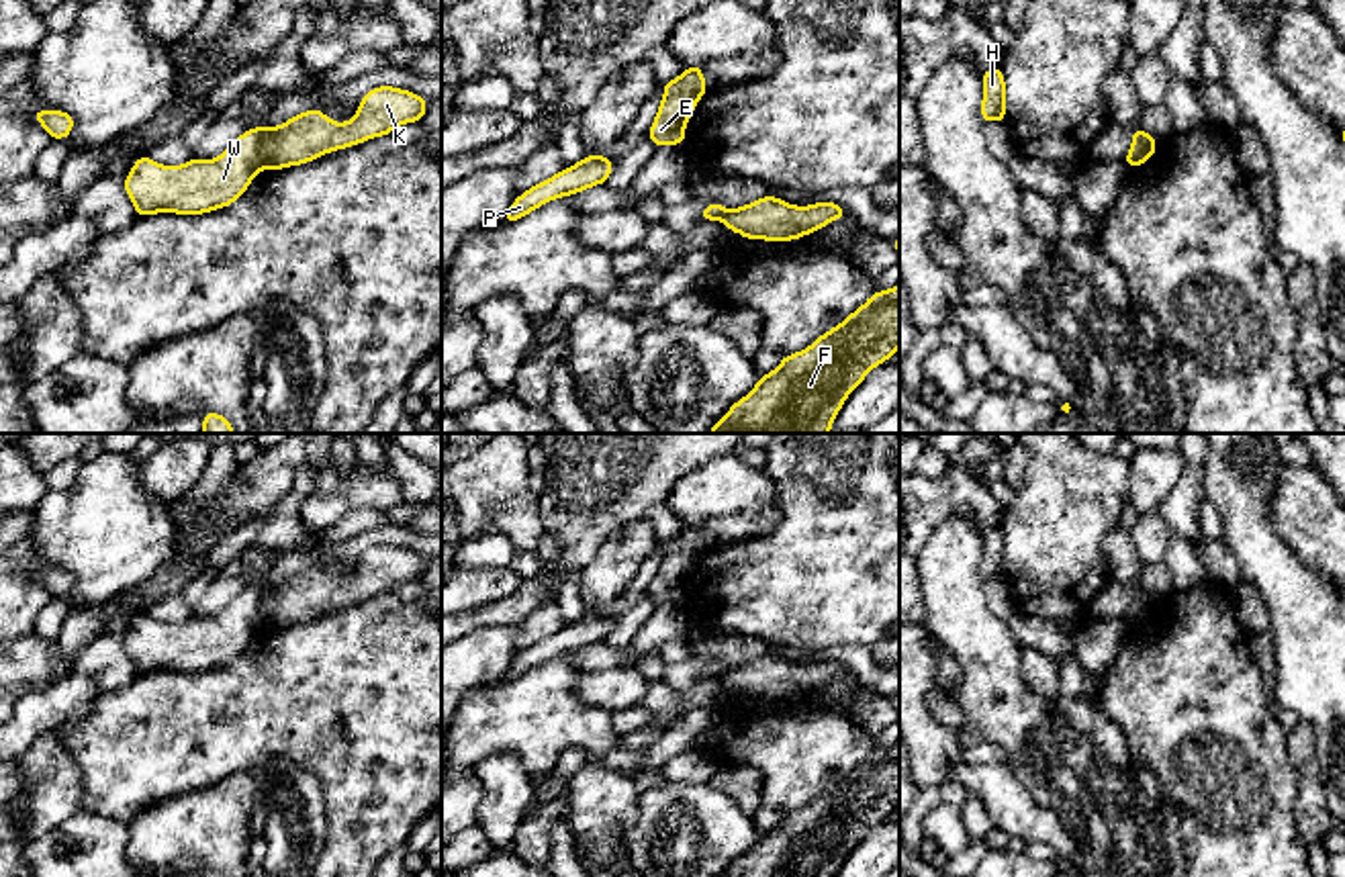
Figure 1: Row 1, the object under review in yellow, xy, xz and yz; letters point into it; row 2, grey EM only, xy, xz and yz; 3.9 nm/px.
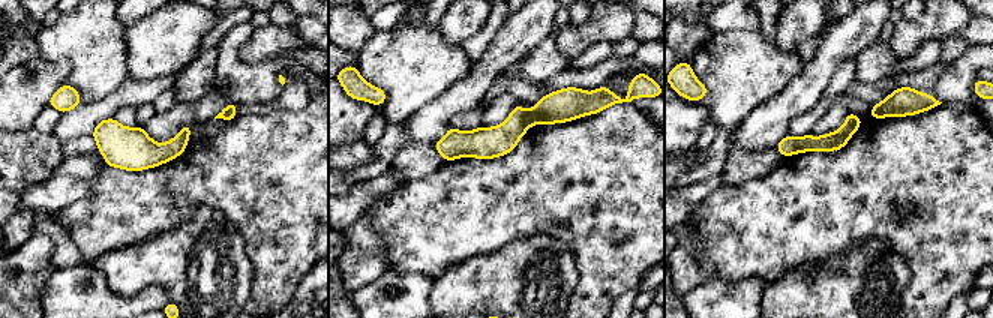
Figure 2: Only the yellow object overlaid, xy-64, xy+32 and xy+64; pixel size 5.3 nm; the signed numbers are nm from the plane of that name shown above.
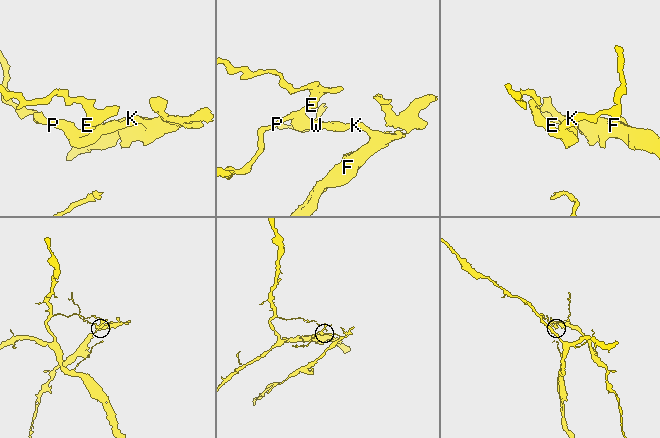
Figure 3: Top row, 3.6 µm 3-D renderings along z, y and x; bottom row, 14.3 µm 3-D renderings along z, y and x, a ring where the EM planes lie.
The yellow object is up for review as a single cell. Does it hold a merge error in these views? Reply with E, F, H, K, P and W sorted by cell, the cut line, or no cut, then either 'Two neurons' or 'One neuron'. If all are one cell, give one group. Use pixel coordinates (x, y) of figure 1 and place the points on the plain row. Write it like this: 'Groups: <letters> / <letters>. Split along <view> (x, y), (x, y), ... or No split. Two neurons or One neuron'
Groups: E H P W / F K. Split along xy (266, 585), (262, 599), (264, 624). Two neurons

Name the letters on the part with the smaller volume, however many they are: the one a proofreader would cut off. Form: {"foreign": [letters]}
{"foreign": ["F", "K"]}

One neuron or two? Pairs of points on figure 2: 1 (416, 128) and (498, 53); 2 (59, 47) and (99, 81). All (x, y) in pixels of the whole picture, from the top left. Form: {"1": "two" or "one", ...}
{"1": "one", "2": "one"}

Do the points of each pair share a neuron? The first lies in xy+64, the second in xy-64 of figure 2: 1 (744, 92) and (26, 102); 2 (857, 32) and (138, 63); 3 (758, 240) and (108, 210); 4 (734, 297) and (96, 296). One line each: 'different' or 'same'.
1: different
2: same
3: same
4: same

